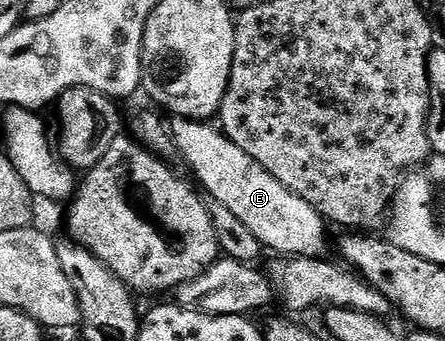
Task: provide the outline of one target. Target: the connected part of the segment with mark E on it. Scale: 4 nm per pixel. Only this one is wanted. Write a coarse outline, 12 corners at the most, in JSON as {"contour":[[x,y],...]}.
{"contour":[[177,116],[179,158],[266,251],[326,257],[327,223],[216,125]]}

